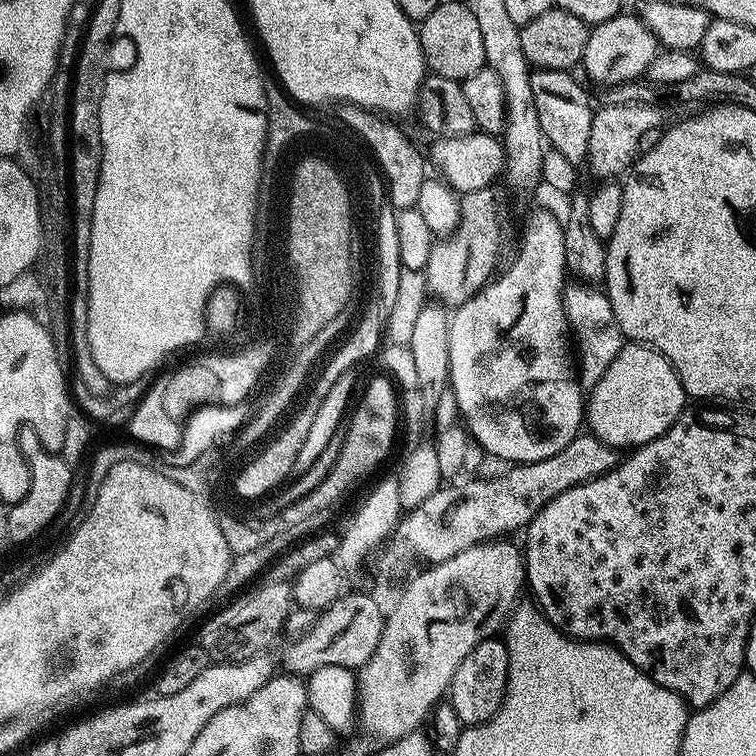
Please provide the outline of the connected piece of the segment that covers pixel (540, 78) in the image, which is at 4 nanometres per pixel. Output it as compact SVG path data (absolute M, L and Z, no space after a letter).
M536 70L530 78L530 90L534 90L534 110L538 110L538 126L542 130L547 147L562 154L566 162L577 166L587 165L588 147L591 142L592 123L596 117L594 103L588 92L572 77L571 71Z

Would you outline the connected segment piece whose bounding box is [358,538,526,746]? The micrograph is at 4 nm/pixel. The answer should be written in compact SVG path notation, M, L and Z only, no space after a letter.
M504 538L485 540L482 544L470 546L470 550L462 550L462 554L454 554L454 558L446 558L446 562L438 562L417 571L411 577L413 580L401 590L396 605L392 609L390 607L387 609L382 638L378 638L378 650L374 650L374 654L370 654L370 662L366 662L358 672L358 728L359 731L364 731L370 739L377 740L377 745L393 744L395 740L400 740L406 734L417 731L423 725L420 723L423 720L425 723L431 717L436 705L445 699L446 693L451 689L452 679L458 666L462 666L462 658L466 658L466 654L470 654L470 650L474 650L474 646L478 646L480 640L495 637L508 623L508 617L512 615L513 608L521 599L520 591L522 593L525 591L526 569L523 551L517 545L515 548L514 545L507 544L506 541L507 539Z

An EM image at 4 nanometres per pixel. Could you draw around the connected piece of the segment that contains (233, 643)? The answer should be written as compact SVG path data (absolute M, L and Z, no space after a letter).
M291 583L264 584L261 588L255 588L248 590L253 592L245 591L225 603L221 607L225 608L217 616L212 616L205 622L198 640L213 661L237 664L251 656L259 656L275 642L280 631L285 631L288 613L294 607Z

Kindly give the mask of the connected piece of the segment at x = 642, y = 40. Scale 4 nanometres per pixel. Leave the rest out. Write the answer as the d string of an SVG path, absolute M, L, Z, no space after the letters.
M621 14L610 22L595 25L588 33L582 69L596 84L611 86L640 80L658 53L656 36L640 21L639 15Z

